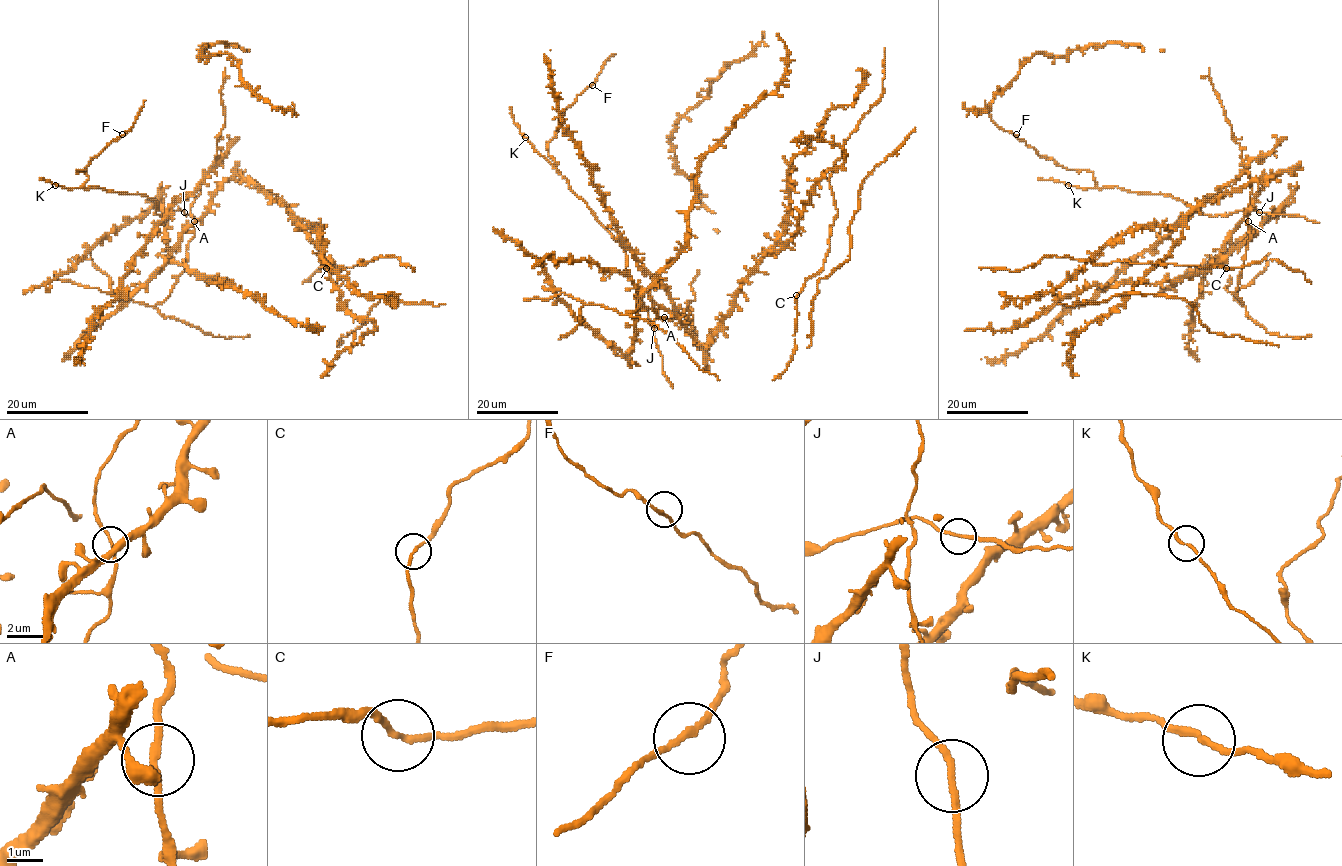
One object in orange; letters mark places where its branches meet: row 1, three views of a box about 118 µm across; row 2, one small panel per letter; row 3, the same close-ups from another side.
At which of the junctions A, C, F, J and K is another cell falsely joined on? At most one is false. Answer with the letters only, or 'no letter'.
no letter

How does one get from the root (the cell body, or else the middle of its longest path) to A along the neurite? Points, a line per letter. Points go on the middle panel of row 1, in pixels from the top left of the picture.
A: (692, 336), (672, 313), (668, 312), (664, 317)

